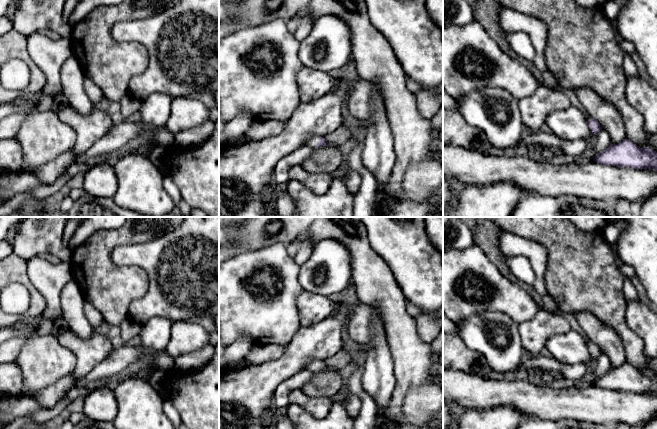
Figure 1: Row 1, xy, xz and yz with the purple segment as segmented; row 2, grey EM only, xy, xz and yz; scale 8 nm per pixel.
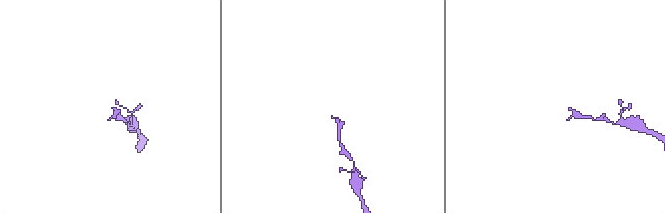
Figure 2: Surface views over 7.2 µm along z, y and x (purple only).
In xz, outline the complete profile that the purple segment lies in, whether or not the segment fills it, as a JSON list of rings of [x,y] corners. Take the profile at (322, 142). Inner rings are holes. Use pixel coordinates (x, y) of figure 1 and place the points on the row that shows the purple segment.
[[[311,135],[311,136],[307,137],[305,140],[305,145],[312,149],[320,148],[327,144],[328,144],[328,142],[323,137],[319,137],[316,135]]]

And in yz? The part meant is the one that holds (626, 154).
[[[627,138],[620,144],[610,143],[609,148],[596,154],[593,160],[602,165],[657,171],[657,152],[648,147],[640,148]]]

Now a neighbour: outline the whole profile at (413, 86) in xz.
[[[406,76],[406,86],[413,93],[418,93],[422,90],[422,87],[408,76]]]

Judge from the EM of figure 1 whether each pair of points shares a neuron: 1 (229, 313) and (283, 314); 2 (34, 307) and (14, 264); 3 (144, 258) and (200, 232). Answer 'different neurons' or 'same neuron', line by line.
1: same neuron
2: same neuron
3: same neuron

